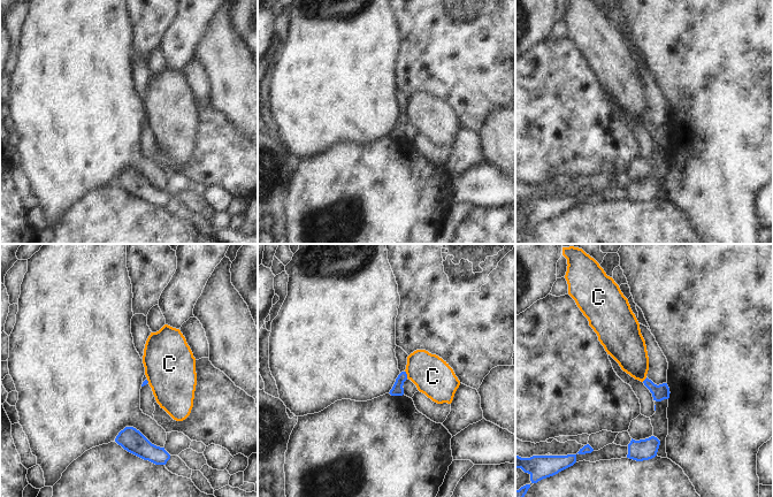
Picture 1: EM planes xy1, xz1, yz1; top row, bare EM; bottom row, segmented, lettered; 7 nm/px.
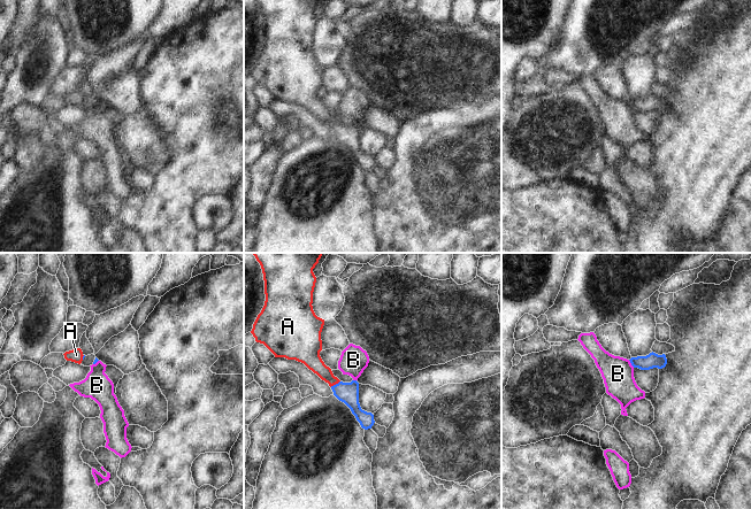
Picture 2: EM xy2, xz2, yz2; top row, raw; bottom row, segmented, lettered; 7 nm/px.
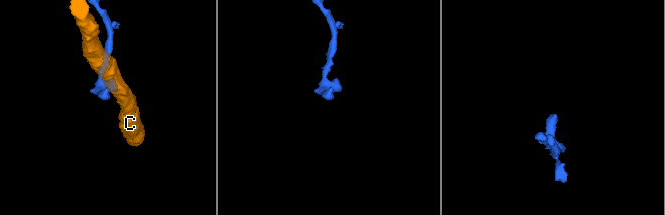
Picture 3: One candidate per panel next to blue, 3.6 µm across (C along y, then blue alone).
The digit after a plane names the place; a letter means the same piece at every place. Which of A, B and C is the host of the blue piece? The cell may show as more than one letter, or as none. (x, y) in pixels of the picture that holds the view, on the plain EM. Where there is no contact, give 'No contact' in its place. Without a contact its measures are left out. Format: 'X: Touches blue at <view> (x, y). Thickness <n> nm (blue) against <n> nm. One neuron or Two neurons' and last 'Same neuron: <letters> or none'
A: Touches blue at xz2 (336, 126). Thickness 140 nm (blue) against 120 nm. One neuron
B: Touches blue at yz2 (630, 105). Thickness 100 nm (blue) against 220 nm. Two neurons
C: Touches blue at xz1 (406, 116). Thickness 80 nm (blue) against 280 nm. Two neurons
Same neuron: A

